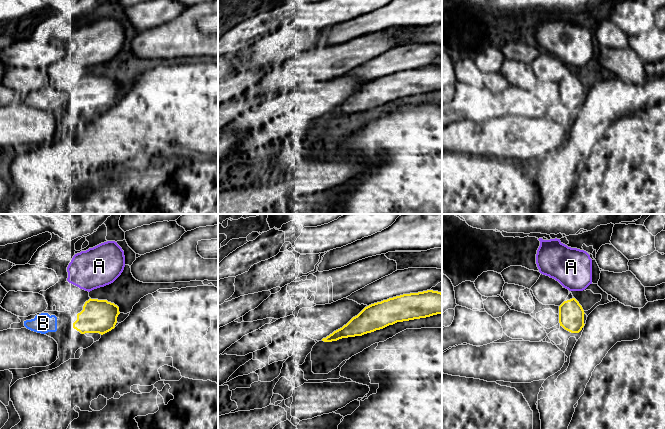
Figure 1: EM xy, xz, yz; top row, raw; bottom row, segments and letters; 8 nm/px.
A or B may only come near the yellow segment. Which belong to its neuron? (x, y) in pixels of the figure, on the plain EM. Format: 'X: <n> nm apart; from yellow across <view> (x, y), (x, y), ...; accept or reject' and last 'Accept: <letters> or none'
A: 60 nm apart; from yellow across xy (90, 74), (89, 67); reject
B: 140 nm apart; from yellow across xy (73, 99), (56, 99); reject
Accept: none

